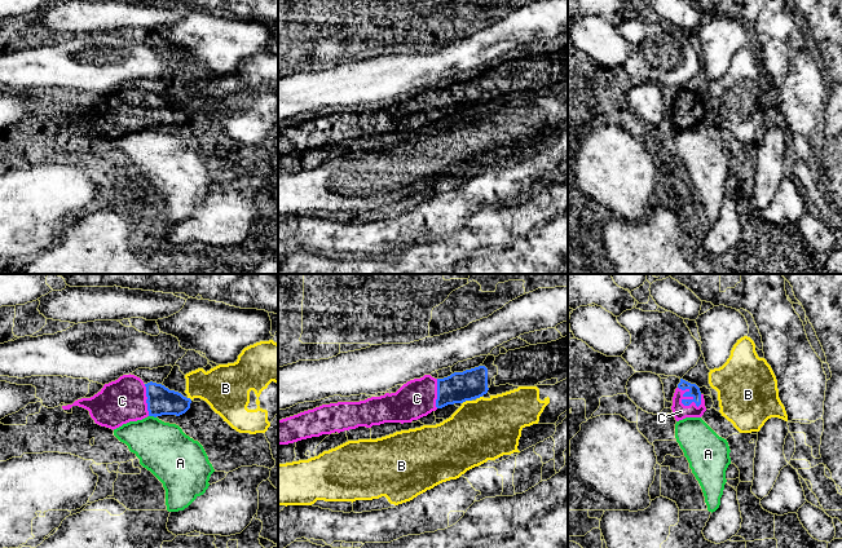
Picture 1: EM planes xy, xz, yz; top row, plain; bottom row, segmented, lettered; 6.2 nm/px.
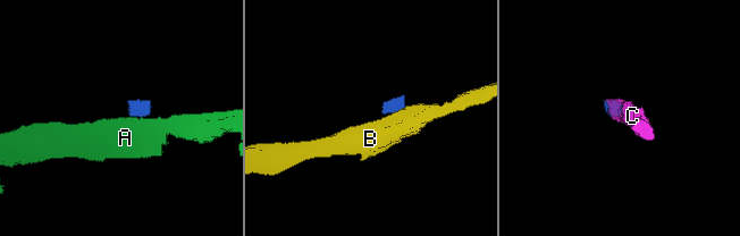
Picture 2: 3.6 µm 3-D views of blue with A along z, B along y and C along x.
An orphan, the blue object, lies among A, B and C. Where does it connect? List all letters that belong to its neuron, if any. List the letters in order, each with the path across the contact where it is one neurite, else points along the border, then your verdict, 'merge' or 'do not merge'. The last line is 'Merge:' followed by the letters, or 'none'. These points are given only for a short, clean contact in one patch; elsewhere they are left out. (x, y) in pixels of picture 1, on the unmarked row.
A: do not merge
B: along xz (471, 110), (466, 110), (462, 114) | do not merge
C: across yz (693, 102), (688, 106), (682, 111), (680, 122) | merge
Merge: C

